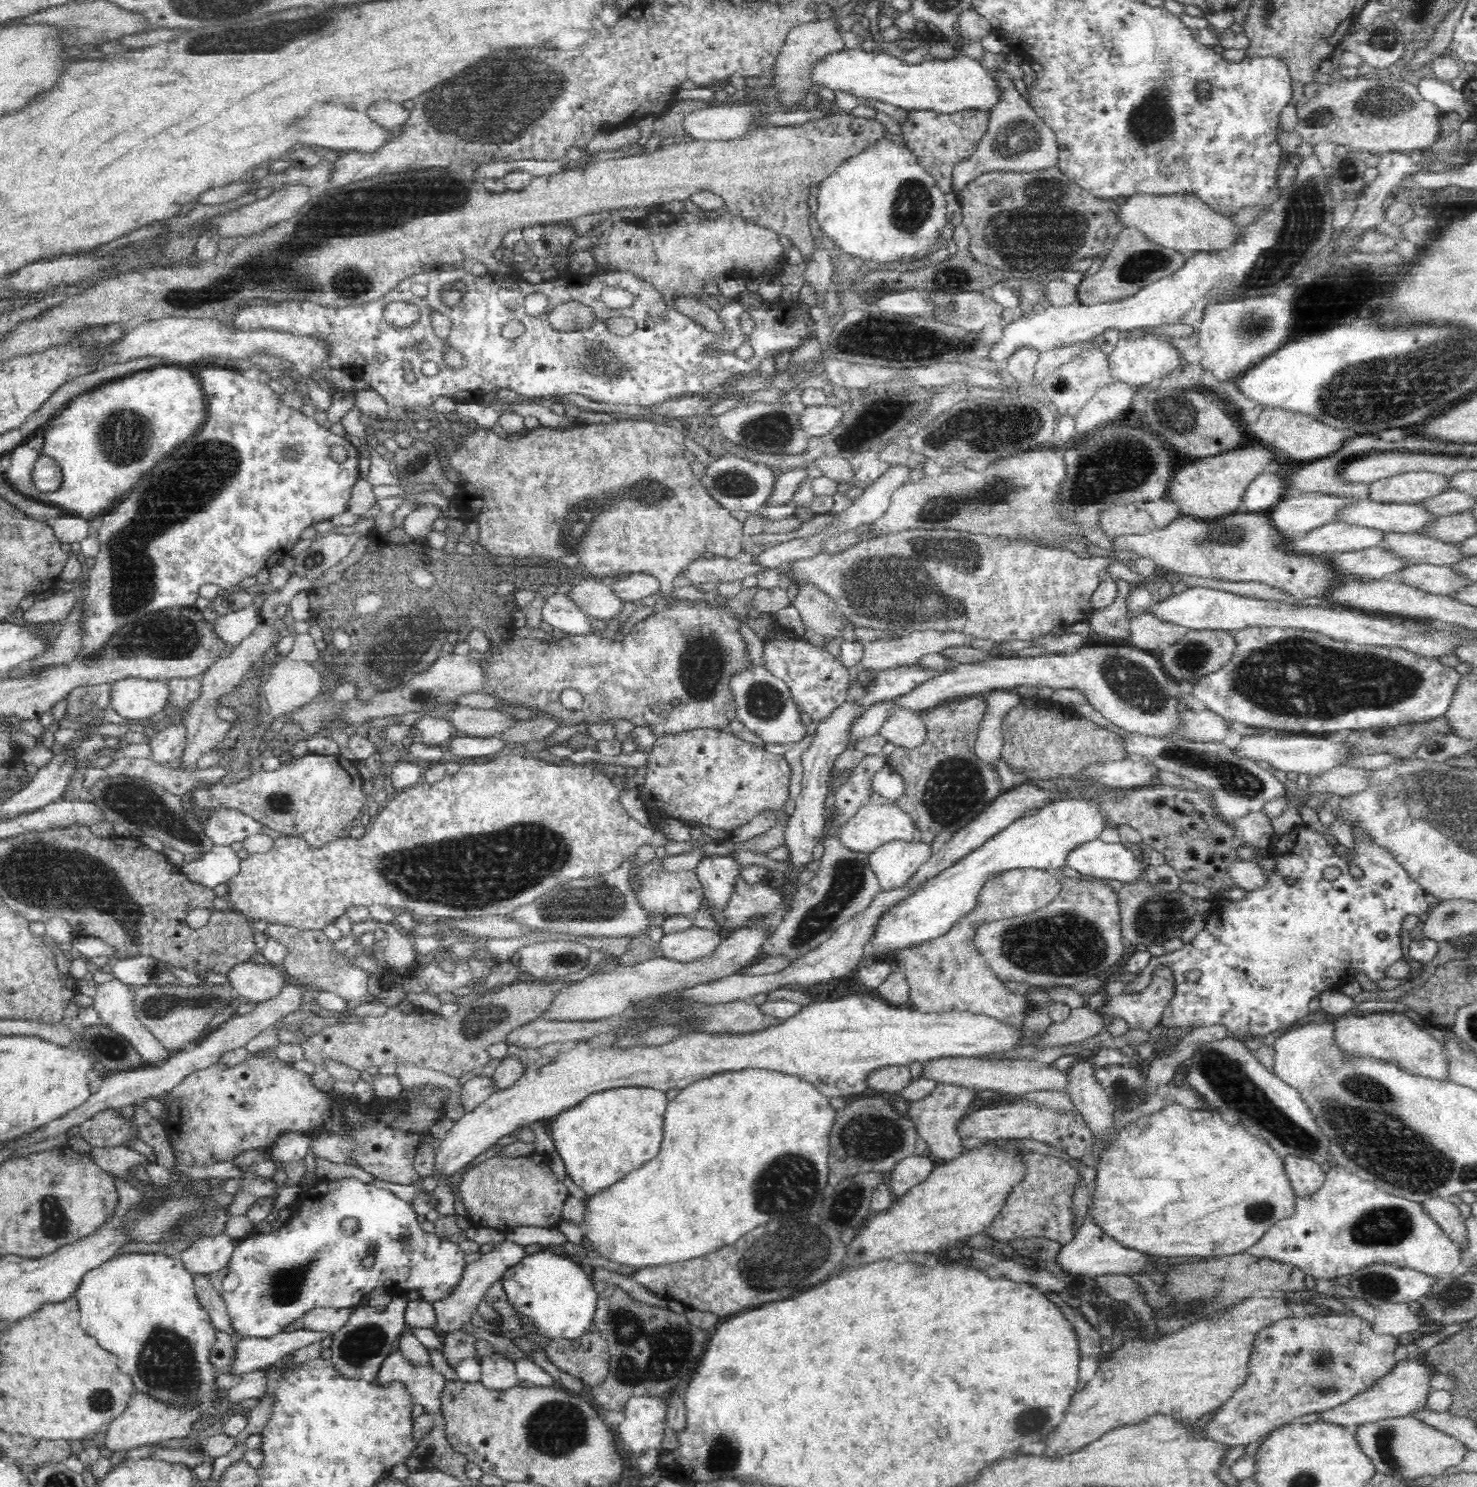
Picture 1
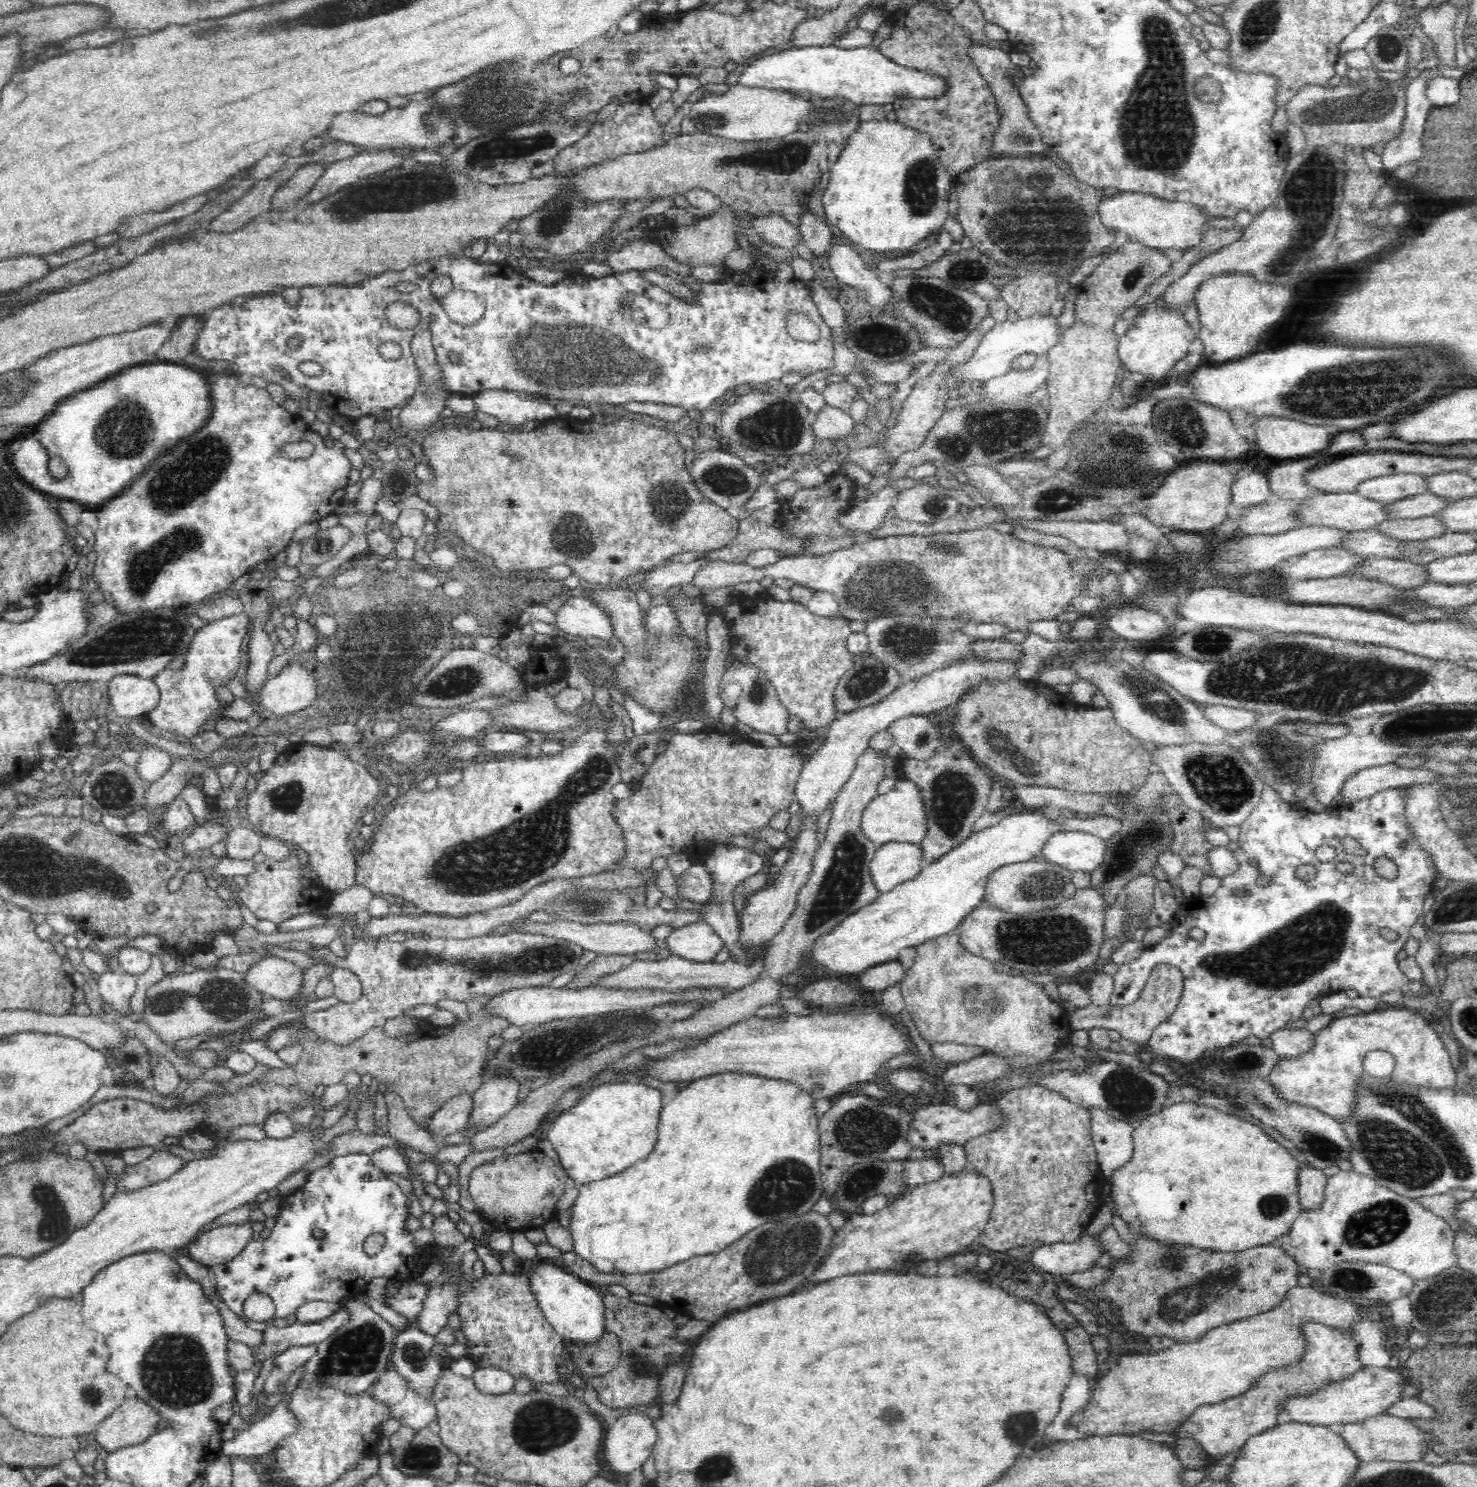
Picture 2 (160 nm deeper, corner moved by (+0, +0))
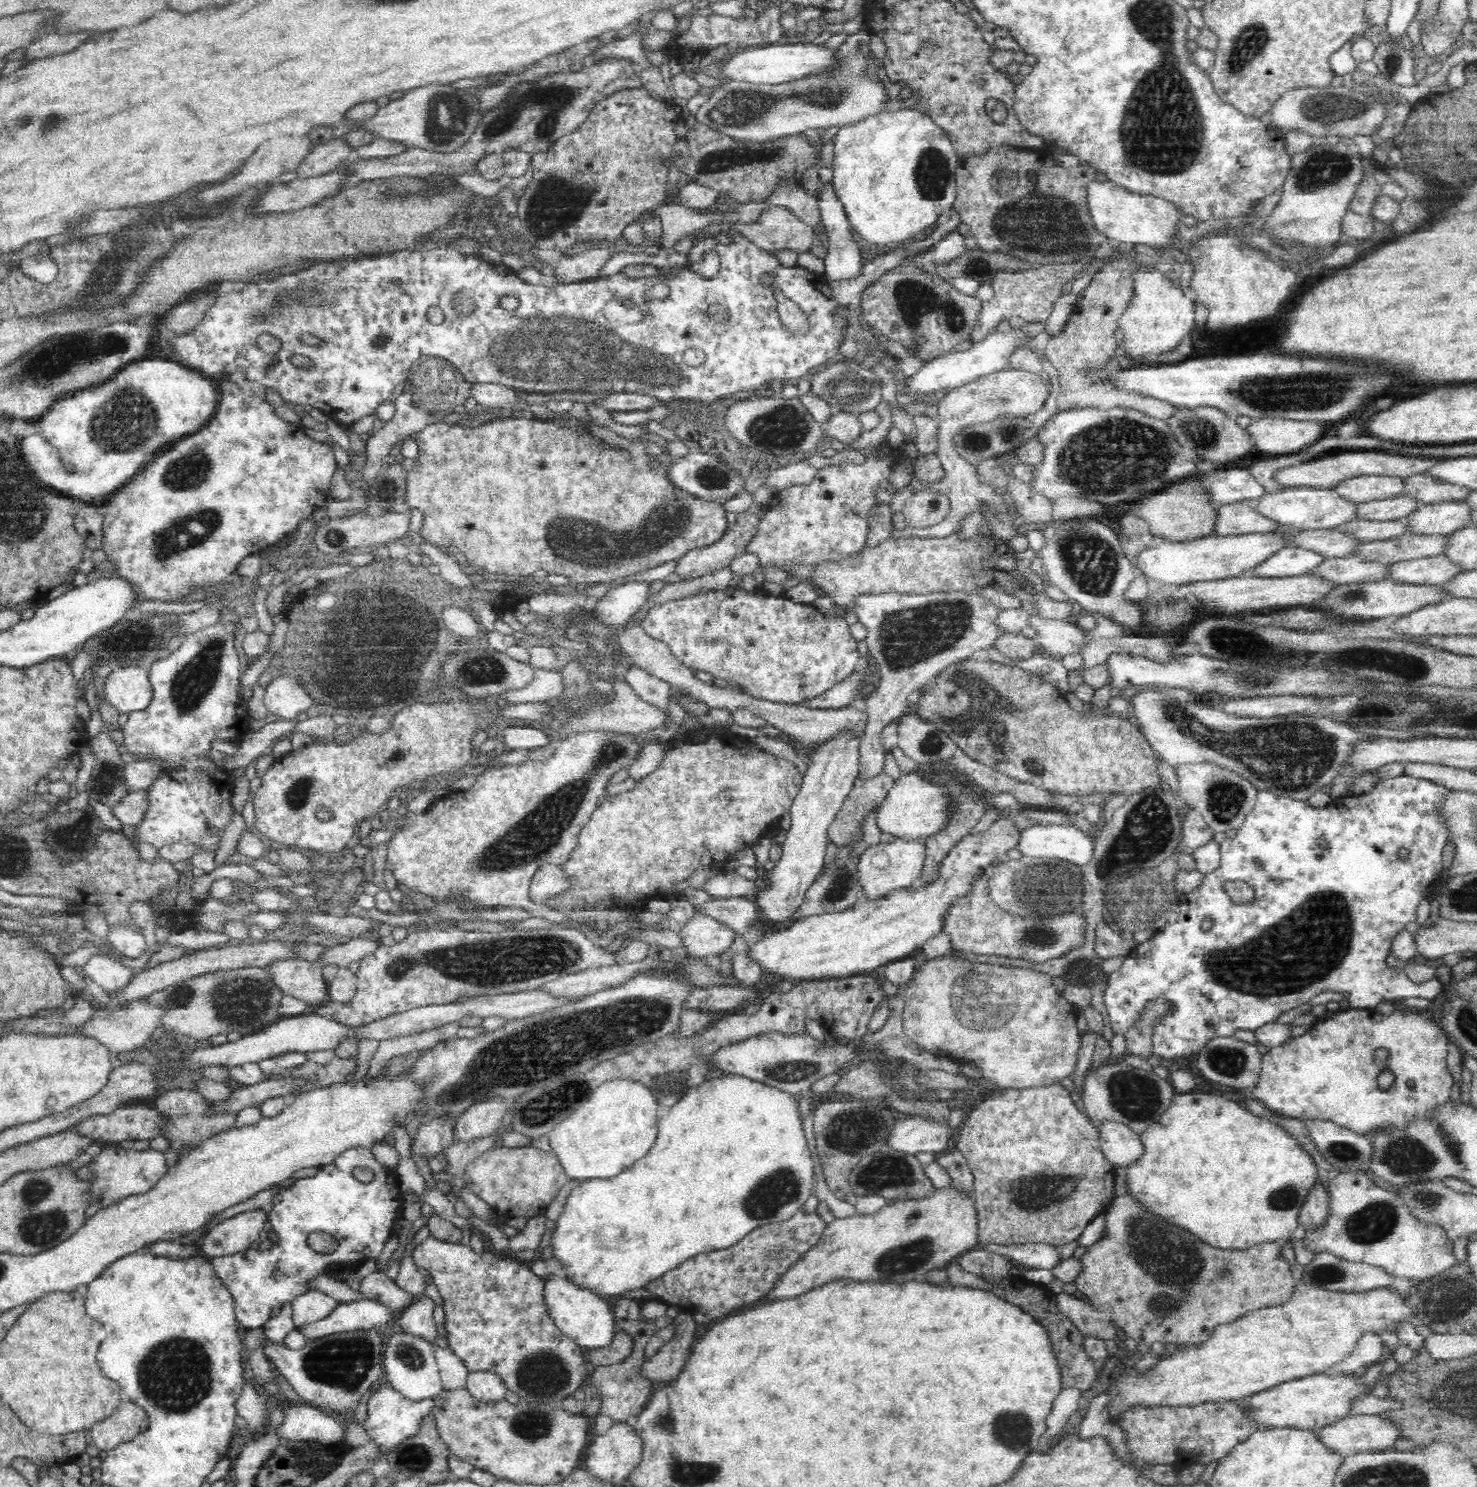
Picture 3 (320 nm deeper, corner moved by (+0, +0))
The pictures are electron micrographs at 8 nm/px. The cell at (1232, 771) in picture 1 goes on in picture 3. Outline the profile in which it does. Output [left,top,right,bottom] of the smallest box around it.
[1176,763,1259,832]

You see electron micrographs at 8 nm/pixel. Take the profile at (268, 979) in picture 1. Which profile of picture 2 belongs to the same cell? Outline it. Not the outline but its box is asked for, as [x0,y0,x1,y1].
[242,957,303,1001]

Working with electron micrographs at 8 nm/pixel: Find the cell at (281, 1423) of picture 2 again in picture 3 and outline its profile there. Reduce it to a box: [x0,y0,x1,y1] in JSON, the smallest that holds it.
[276,1404,344,1444]

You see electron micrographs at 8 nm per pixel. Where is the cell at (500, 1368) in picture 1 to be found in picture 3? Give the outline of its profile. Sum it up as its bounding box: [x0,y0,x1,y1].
[465,1371,508,1402]

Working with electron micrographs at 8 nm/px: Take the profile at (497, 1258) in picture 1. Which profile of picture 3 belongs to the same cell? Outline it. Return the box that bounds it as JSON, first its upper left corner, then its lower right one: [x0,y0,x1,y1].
[397,1295,439,1342]

